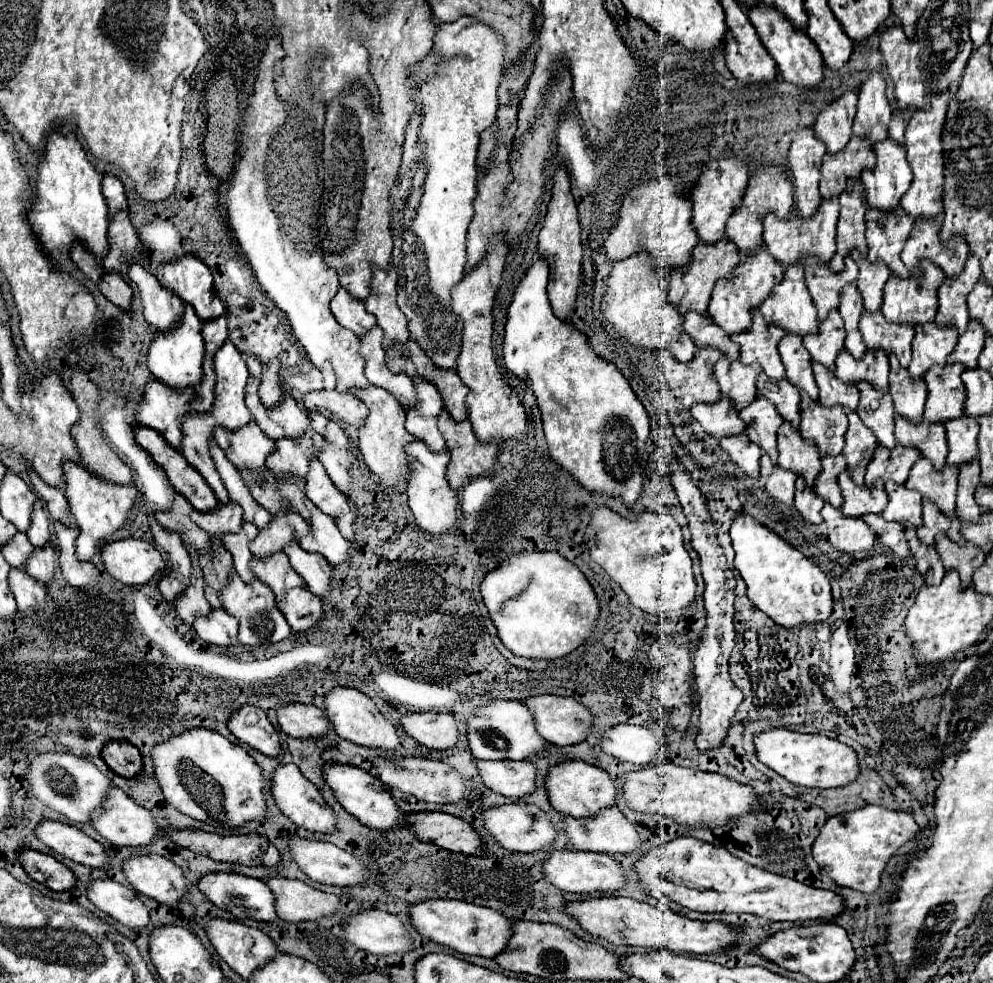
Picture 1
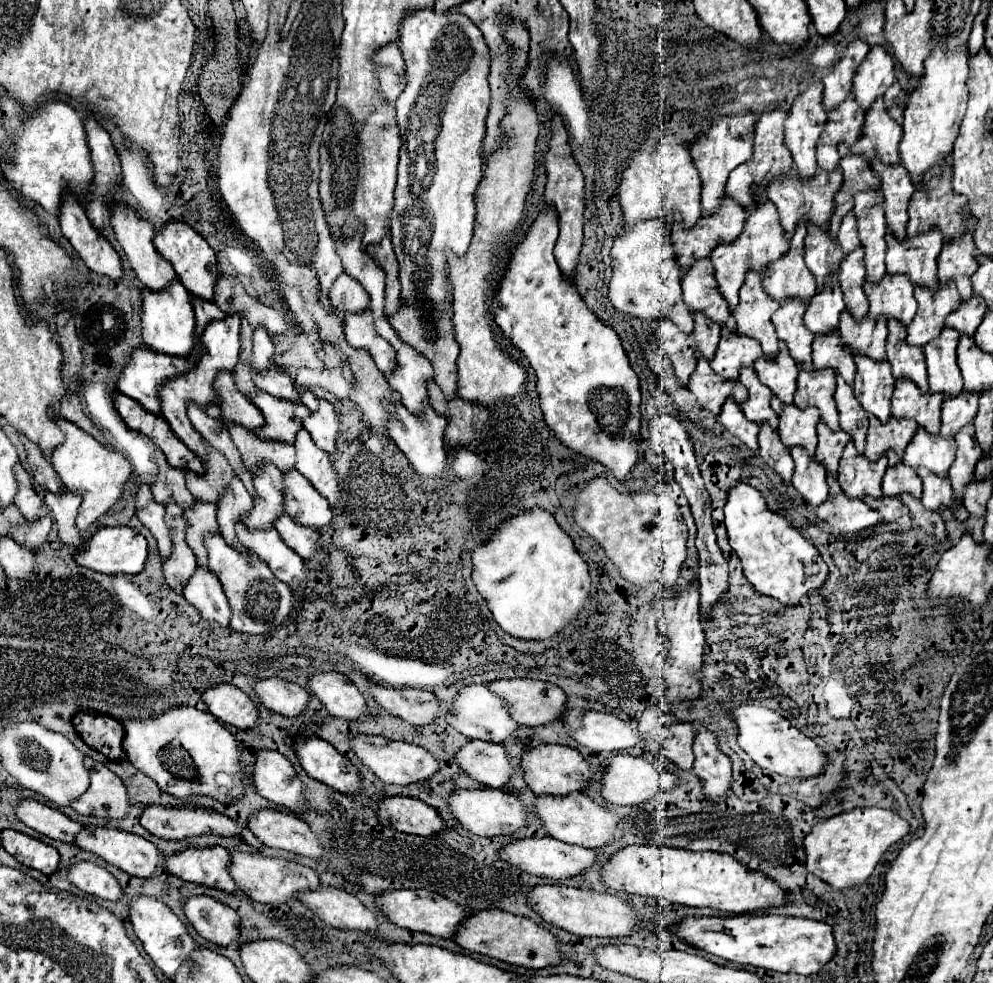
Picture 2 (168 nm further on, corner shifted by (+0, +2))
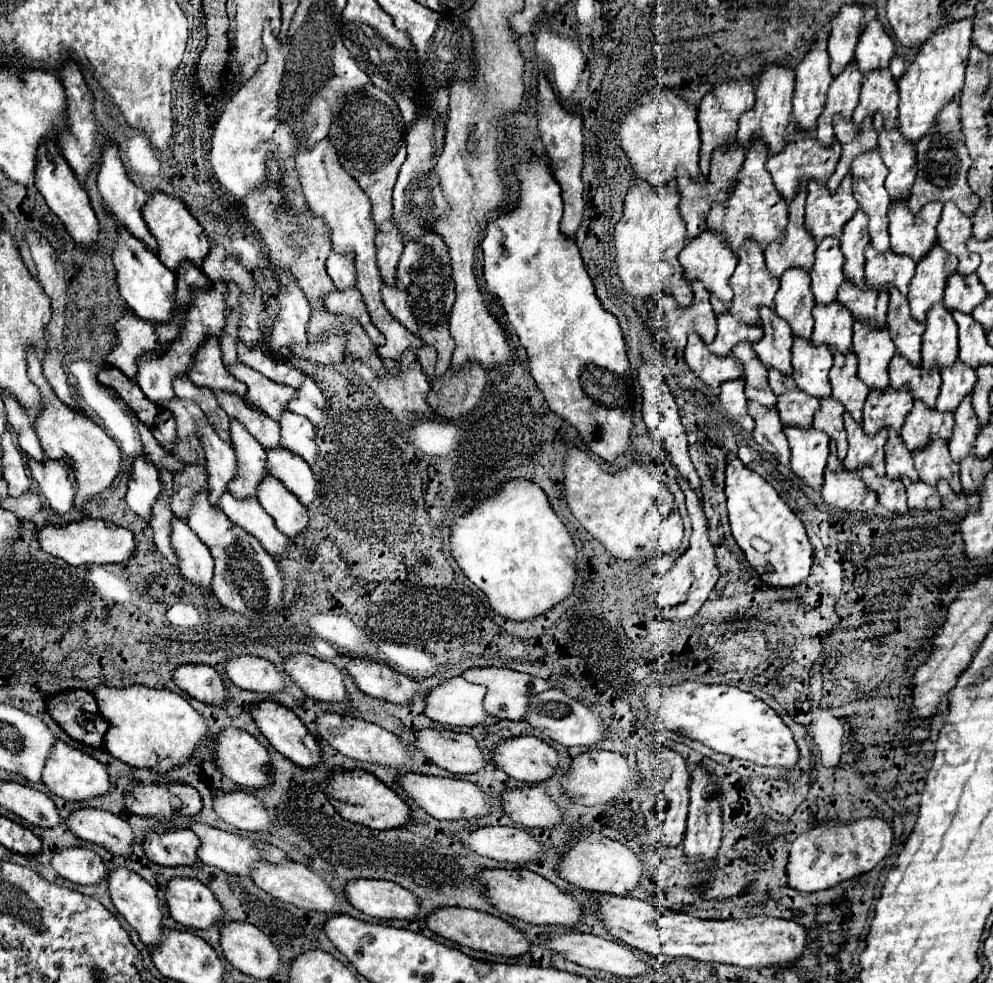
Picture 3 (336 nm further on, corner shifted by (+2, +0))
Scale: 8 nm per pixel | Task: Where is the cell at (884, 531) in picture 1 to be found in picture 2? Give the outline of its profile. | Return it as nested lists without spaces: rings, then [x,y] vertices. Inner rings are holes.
[[[866,497],[864,501],[868,507],[878,511],[884,521],[898,523],[900,526],[911,526],[909,510],[902,505],[902,501],[898,497],[892,497],[892,499],[890,497],[882,497],[882,499]]]

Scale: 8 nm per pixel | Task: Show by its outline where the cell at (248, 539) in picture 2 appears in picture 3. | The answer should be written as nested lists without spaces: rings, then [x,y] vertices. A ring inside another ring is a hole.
[[[228,491],[218,499],[220,509],[228,515],[228,519],[242,529],[246,529],[250,535],[260,539],[262,547],[268,549],[270,555],[282,557],[286,551],[288,537],[284,537],[276,525],[274,519],[262,509],[258,499],[238,499],[230,495]]]

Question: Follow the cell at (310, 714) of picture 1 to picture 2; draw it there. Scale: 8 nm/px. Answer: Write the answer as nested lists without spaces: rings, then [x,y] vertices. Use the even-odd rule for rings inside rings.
[[[272,677],[256,683],[254,687],[256,695],[260,697],[260,703],[266,705],[270,711],[284,715],[284,717],[298,717],[308,707],[310,695],[300,685],[288,683],[284,679]]]

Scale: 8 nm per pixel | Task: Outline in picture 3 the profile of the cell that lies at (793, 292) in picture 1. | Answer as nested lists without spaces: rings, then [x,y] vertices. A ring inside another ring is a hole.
[[[806,183],[796,191],[796,199],[788,205],[788,223],[784,235],[764,249],[768,271],[780,277],[788,267],[812,269],[816,243],[808,229],[804,229],[804,203],[806,203]]]

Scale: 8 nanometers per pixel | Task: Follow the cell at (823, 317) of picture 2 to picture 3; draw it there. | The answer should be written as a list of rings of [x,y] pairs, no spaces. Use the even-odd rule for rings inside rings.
[[[826,237],[816,247],[816,261],[810,269],[812,277],[812,291],[816,297],[816,303],[832,303],[836,299],[836,291],[840,283],[844,281],[842,265],[844,255],[840,251],[840,239],[838,237]]]

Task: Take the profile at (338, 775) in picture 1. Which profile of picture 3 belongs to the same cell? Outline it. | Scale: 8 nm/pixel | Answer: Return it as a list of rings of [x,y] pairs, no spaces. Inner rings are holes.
[[[262,701],[262,703],[252,703],[250,705],[250,715],[256,721],[256,727],[260,729],[260,733],[270,741],[270,745],[282,753],[284,757],[292,759],[296,765],[300,767],[312,767],[316,763],[322,761],[322,753],[320,753],[320,745],[318,741],[306,731],[304,723],[294,715],[292,709],[274,703],[274,701]]]

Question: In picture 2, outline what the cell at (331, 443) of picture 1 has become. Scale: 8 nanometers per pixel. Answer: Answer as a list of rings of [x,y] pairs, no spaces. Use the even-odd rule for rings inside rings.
[[[320,399],[320,407],[316,413],[308,417],[304,423],[304,429],[310,433],[312,441],[322,449],[326,455],[334,455],[336,449],[336,435],[338,435],[338,419],[334,413],[334,407],[326,401]]]

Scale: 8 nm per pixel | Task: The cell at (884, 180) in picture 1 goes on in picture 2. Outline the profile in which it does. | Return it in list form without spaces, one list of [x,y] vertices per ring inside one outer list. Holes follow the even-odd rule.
[[[880,97],[878,105],[874,105],[870,113],[866,113],[866,137],[858,141],[858,149],[854,149],[854,153],[866,157],[870,165],[874,159],[880,159],[880,163],[896,167],[900,165],[900,139],[902,127],[886,113],[886,107]]]

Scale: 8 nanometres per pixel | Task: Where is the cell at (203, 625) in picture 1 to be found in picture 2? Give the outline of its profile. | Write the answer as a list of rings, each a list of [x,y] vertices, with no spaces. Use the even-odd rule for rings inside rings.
[[[208,569],[196,571],[196,575],[188,581],[184,589],[184,597],[192,607],[198,609],[202,619],[214,621],[220,627],[230,625],[232,609],[218,579],[214,579],[214,573],[210,573]]]

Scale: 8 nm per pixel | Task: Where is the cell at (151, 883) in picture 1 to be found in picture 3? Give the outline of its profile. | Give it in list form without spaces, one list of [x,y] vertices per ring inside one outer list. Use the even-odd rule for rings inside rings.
[[[78,809],[68,815],[66,825],[80,839],[98,843],[110,853],[116,853],[116,855],[130,853],[134,833],[130,825],[114,813],[108,813],[102,809]]]

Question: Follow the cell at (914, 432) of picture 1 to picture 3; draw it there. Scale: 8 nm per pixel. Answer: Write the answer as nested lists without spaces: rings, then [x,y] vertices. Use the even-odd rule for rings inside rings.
[[[894,353],[888,365],[888,373],[890,385],[894,389],[908,387],[914,399],[920,399],[928,407],[934,407],[940,393],[940,371],[936,367],[932,371],[926,371],[924,367],[916,367],[908,359],[902,359],[900,353]]]

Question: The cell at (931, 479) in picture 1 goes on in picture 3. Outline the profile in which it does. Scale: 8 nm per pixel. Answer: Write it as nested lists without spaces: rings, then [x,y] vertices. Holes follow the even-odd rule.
[[[914,399],[914,407],[908,413],[908,417],[900,429],[900,435],[906,443],[906,447],[910,451],[916,451],[928,443],[930,435],[940,435],[940,437],[948,439],[952,435],[952,427],[954,427],[954,417],[950,411],[940,413]]]

